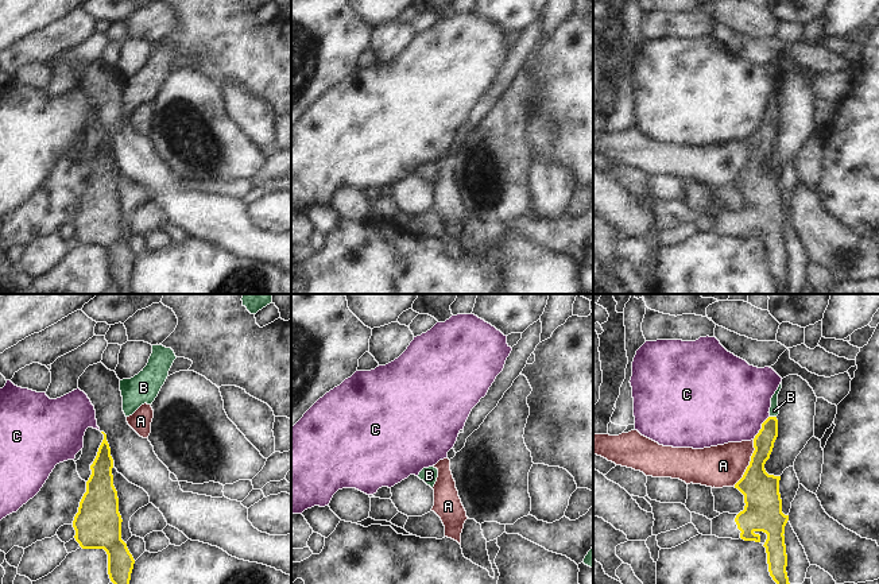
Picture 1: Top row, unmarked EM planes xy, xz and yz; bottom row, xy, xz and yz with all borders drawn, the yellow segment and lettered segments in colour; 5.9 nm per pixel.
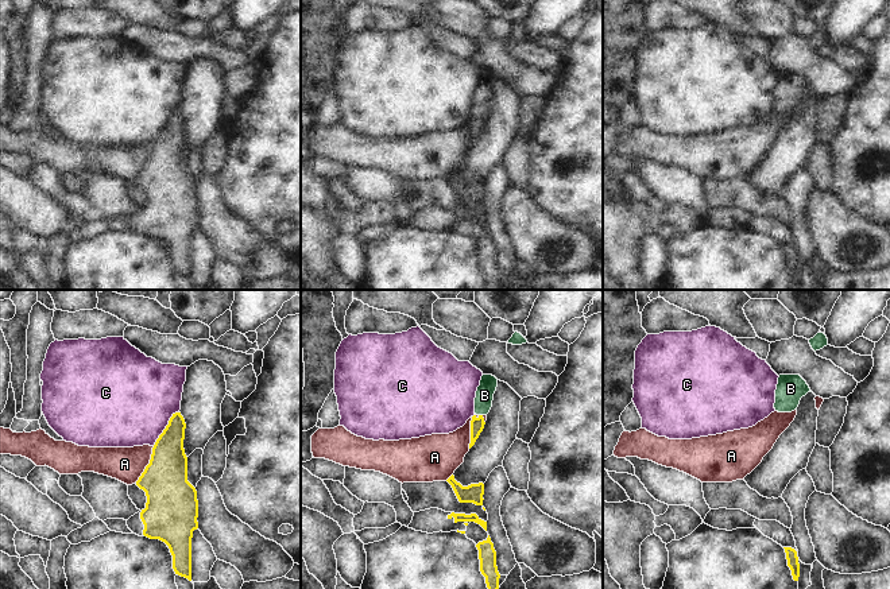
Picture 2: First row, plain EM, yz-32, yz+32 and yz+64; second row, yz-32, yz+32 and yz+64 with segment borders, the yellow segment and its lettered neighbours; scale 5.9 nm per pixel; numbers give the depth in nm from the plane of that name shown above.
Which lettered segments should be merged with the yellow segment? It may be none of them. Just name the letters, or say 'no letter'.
B

